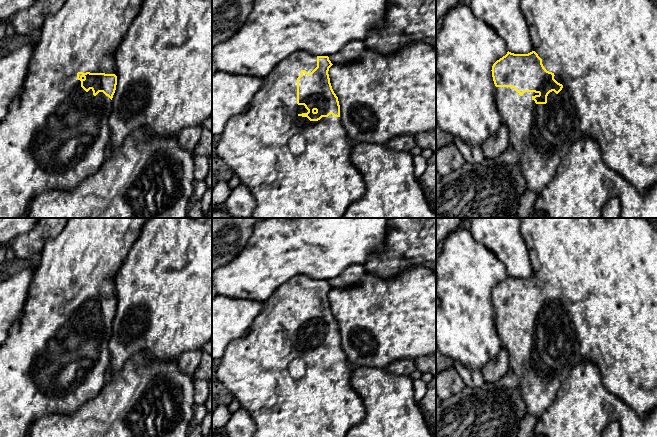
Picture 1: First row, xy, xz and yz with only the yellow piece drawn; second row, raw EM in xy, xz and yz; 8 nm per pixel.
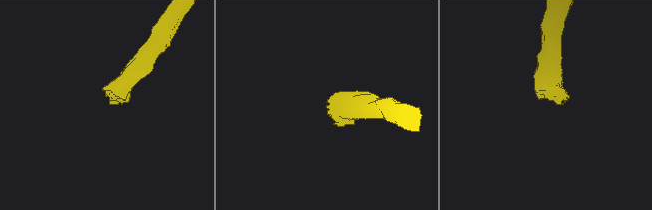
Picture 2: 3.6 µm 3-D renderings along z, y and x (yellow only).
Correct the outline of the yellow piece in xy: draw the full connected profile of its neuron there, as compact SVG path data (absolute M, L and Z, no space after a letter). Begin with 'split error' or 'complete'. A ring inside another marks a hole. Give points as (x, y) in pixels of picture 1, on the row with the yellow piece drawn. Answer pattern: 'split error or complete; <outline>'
split error; M66 0L57 12L45 18L21 92L9 105L9 112L0 123L0 218L27 218L30 204L37 195L48 191L72 190L96 172L105 161L105 150L110 145L108 120L117 85L115 53L143 2L144 0Z

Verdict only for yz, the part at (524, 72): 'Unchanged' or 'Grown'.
Grown

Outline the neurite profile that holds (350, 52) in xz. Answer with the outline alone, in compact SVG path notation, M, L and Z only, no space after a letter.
M355 40L349 42L339 52L328 56L332 64L348 64L356 60L367 49L364 41Z

